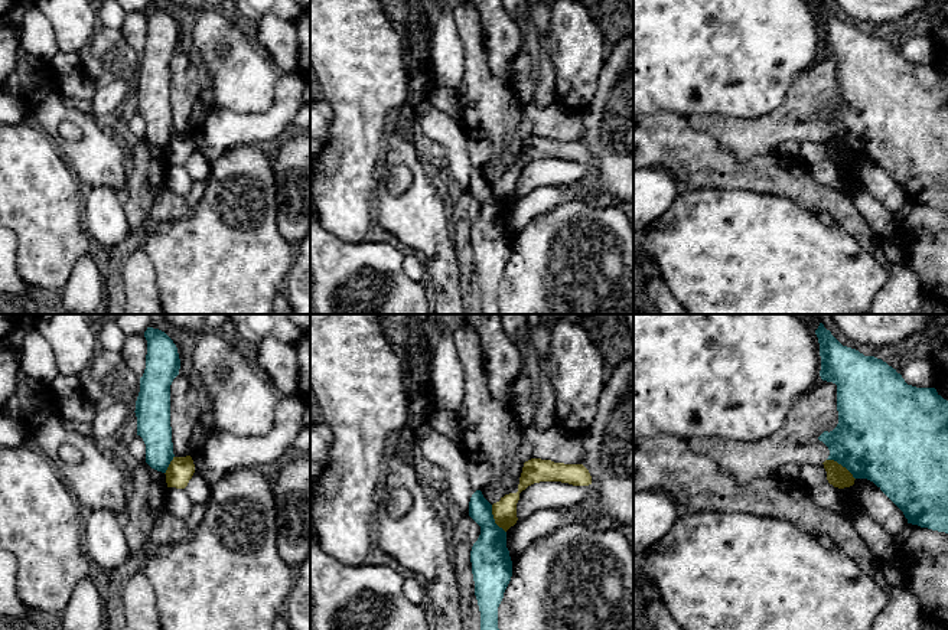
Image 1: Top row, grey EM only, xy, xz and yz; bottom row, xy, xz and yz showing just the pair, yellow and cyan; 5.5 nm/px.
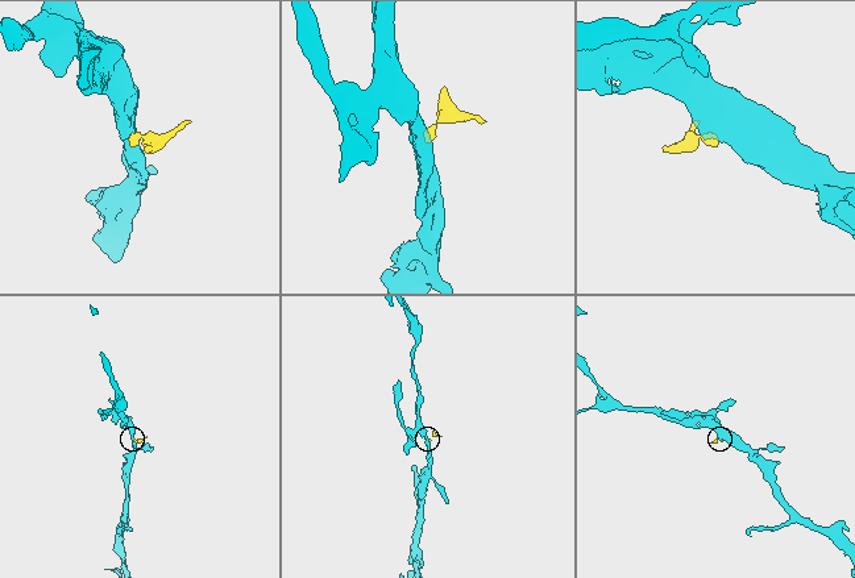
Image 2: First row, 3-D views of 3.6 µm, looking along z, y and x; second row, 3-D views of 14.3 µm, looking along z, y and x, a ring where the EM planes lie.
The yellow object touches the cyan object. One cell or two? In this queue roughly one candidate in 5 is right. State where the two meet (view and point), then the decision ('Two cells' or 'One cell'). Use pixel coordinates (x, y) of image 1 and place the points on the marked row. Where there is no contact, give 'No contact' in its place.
Touches yellow at yz (840, 464). Two cells

